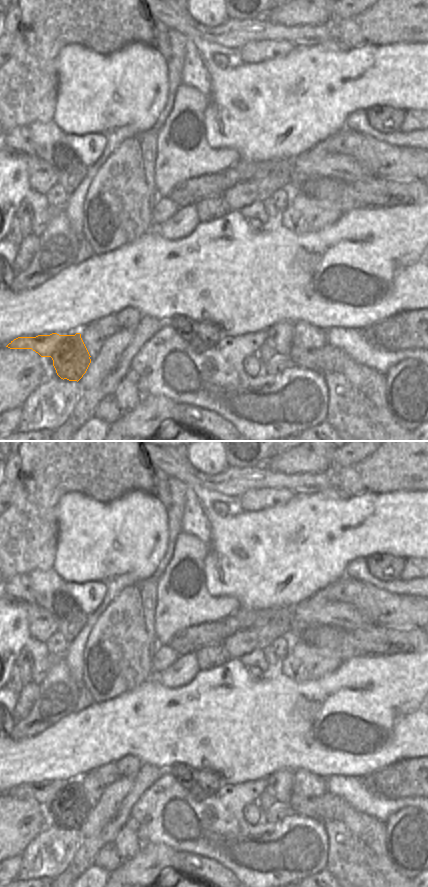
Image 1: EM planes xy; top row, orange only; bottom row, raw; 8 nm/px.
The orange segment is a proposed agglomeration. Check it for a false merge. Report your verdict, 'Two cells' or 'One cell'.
Two cells

